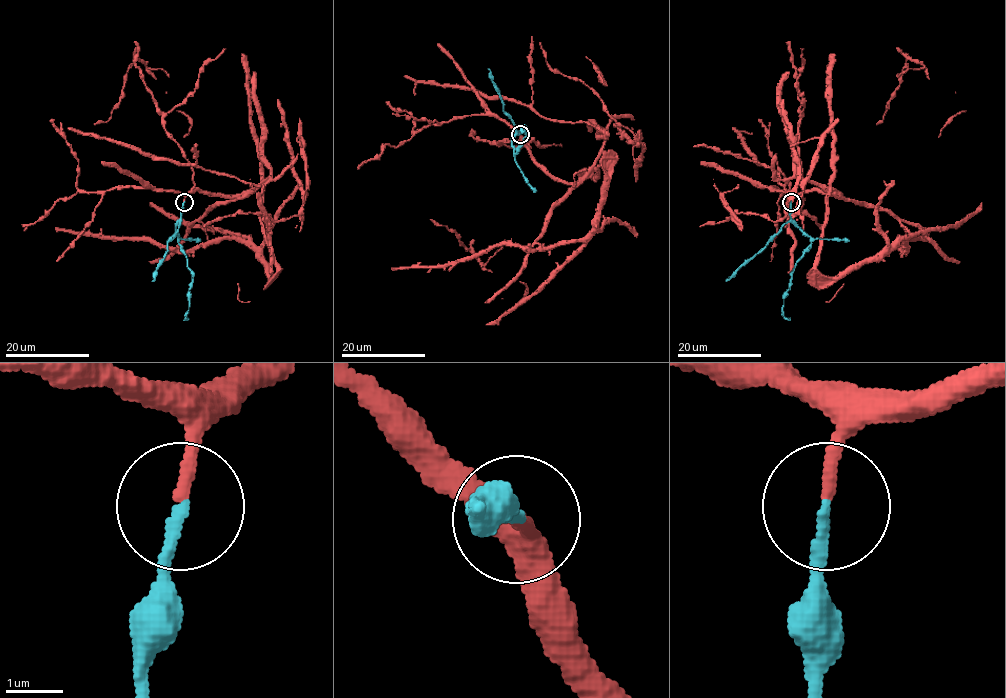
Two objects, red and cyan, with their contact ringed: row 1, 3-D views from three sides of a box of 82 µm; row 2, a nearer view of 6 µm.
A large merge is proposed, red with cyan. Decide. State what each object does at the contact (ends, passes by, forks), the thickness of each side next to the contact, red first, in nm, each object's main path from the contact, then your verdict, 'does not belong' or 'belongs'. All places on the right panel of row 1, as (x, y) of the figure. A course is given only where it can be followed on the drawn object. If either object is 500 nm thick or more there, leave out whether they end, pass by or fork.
red ends | cyan ends | 220/180 nm | red via (791, 201), (813, 190), (862, 201), (888, 210), (907, 240), (831, 278), (816, 269), (833, 173), (833, 54) | cyan via (791, 202), (790, 218), (810, 238), (811, 244), (792, 272), (783, 307), (784, 316), (790, 318) | belongs

